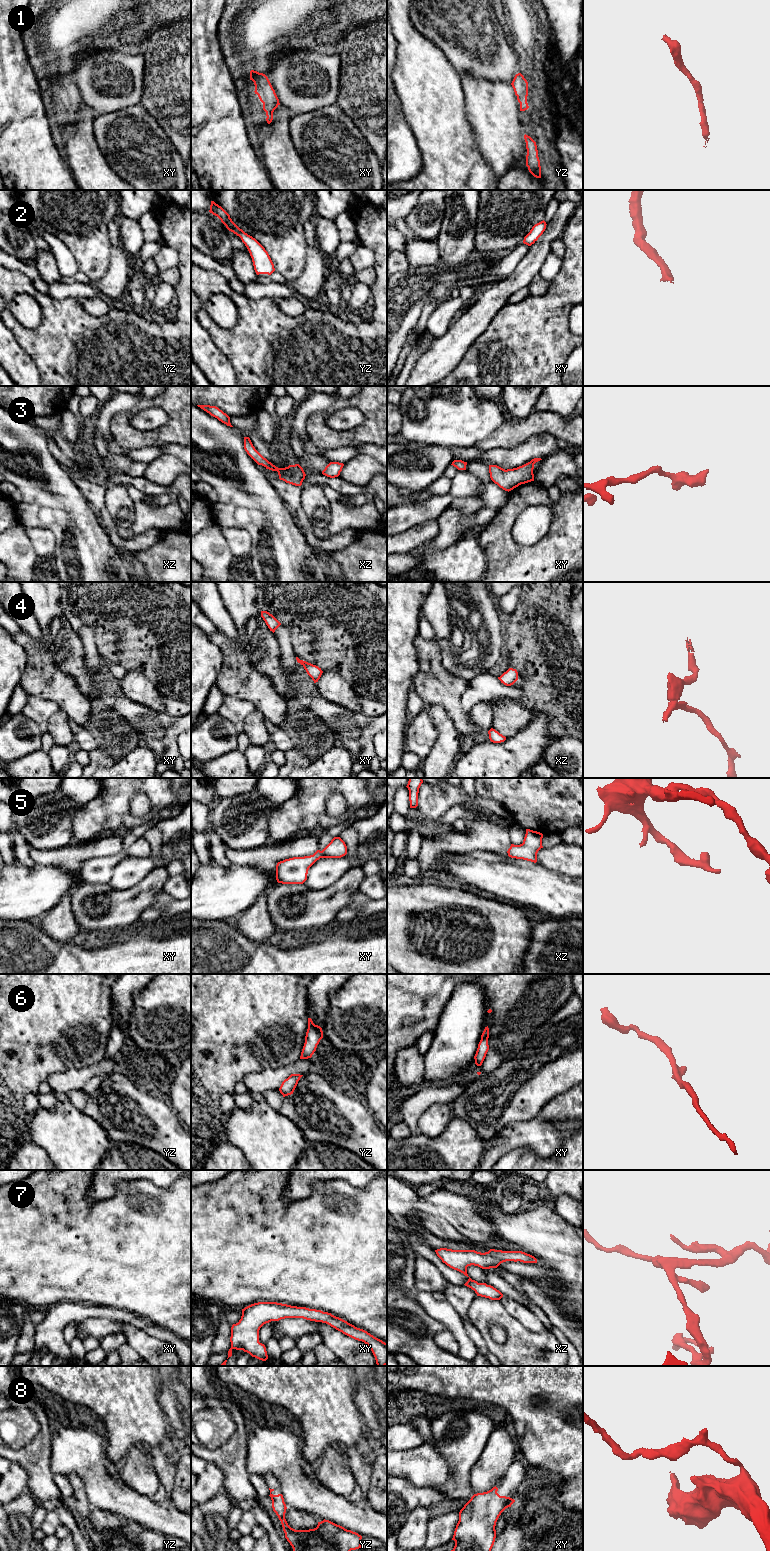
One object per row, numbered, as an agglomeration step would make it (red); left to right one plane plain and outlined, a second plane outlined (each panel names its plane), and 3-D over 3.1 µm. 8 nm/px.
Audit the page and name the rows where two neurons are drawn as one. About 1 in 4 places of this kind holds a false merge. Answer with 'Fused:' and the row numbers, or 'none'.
Fused: none

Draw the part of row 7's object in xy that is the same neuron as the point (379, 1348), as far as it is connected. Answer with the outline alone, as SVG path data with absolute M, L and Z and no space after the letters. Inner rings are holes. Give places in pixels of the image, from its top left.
M258 1302L242 1309L241 1319L231 1327L231 1348L228 1351L228 1358L232 1356L232 1350L236 1349L266 1361L268 1355L265 1345L259 1342L259 1330L266 1323L285 1318L303 1318L326 1323L343 1334L367 1344L375 1357L377 1366L387 1365L387 1343L367 1331L328 1312L277 1302Z

